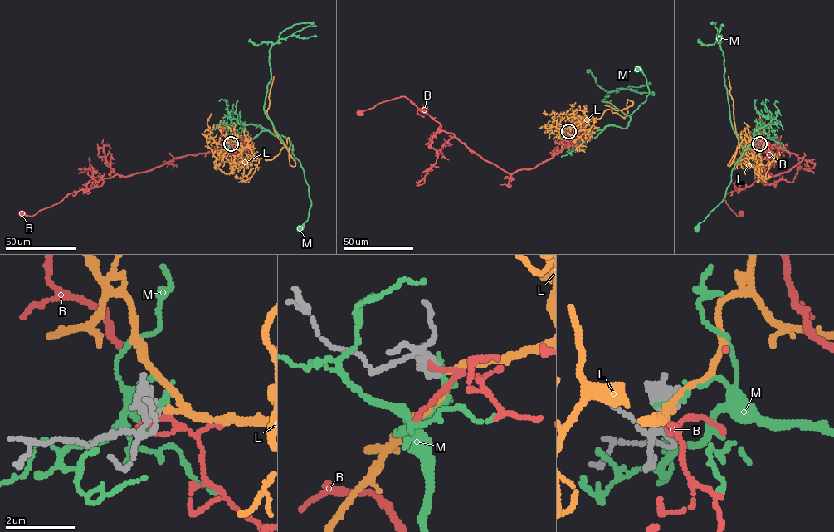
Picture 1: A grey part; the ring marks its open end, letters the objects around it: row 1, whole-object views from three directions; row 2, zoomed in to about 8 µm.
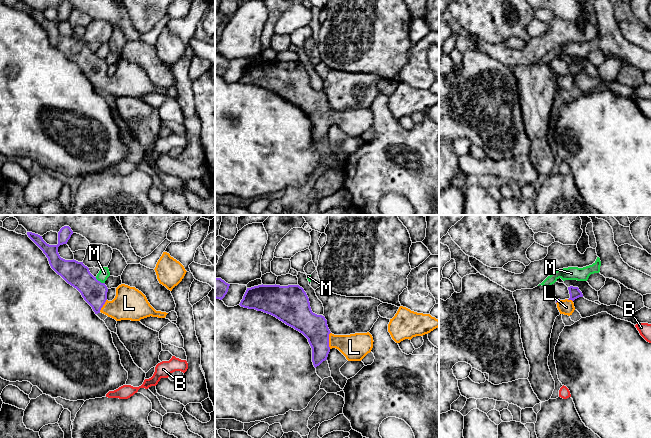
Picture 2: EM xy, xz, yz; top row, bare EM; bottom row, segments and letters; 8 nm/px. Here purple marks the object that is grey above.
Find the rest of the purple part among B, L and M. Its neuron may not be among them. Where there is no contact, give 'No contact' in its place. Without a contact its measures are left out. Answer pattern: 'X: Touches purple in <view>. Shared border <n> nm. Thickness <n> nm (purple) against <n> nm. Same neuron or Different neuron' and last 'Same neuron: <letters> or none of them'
B: No contact. Different neuron
L: Touches purple in xz. Shared border 140 nm. Thickness 220 nm (purple) against 220 nm. Same neuron
M: Touches purple in xy. Shared border 90 nm. Thickness 200 nm (purple) against 90 nm. Different neuron
Same neuron: L

